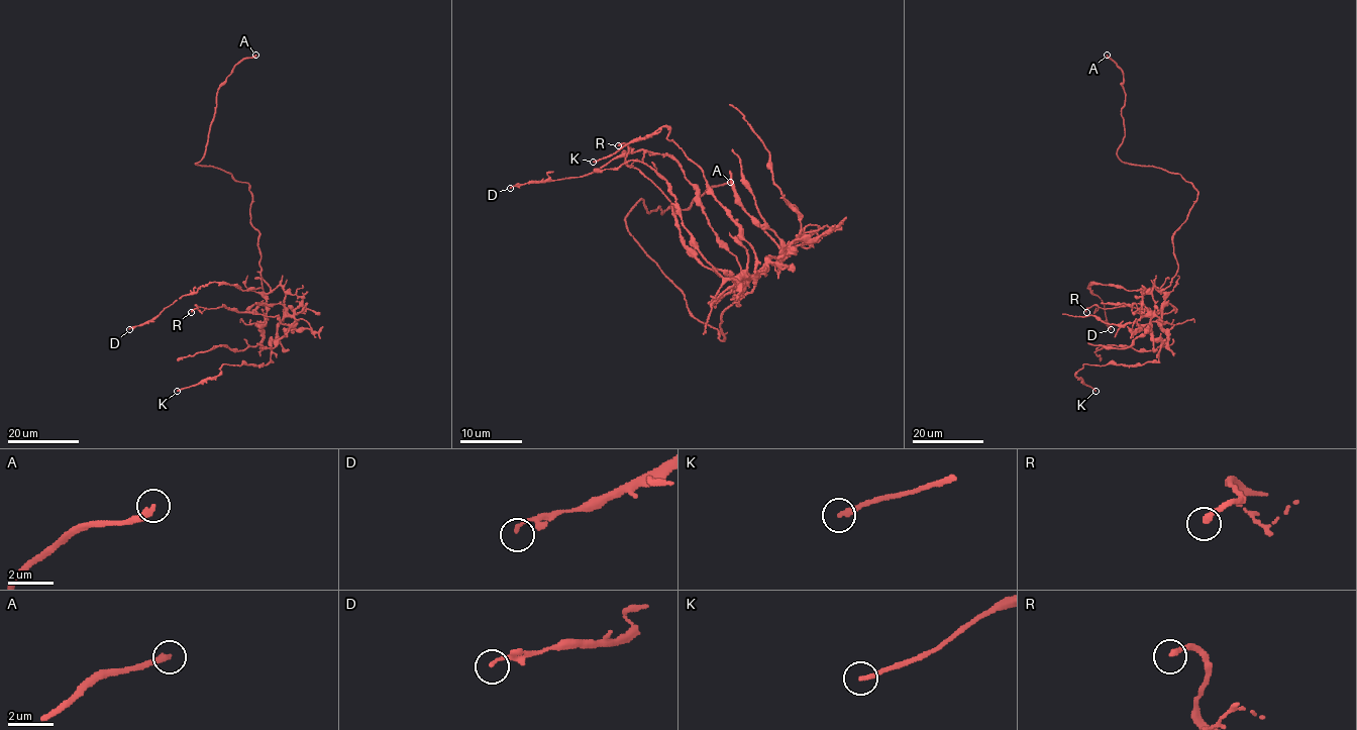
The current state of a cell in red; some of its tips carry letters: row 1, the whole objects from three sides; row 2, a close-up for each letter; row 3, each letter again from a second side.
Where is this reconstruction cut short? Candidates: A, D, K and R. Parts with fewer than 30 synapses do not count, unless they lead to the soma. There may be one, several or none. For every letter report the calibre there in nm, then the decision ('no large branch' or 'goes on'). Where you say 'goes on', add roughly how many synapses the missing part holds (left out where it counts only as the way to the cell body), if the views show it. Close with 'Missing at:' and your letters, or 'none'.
A: 240 nm thick; goes on
D: 120 nm thick; no large branch
K: 220 nm thick; no large branch
R: 240 nm thick; no large branch
Missing at: A

